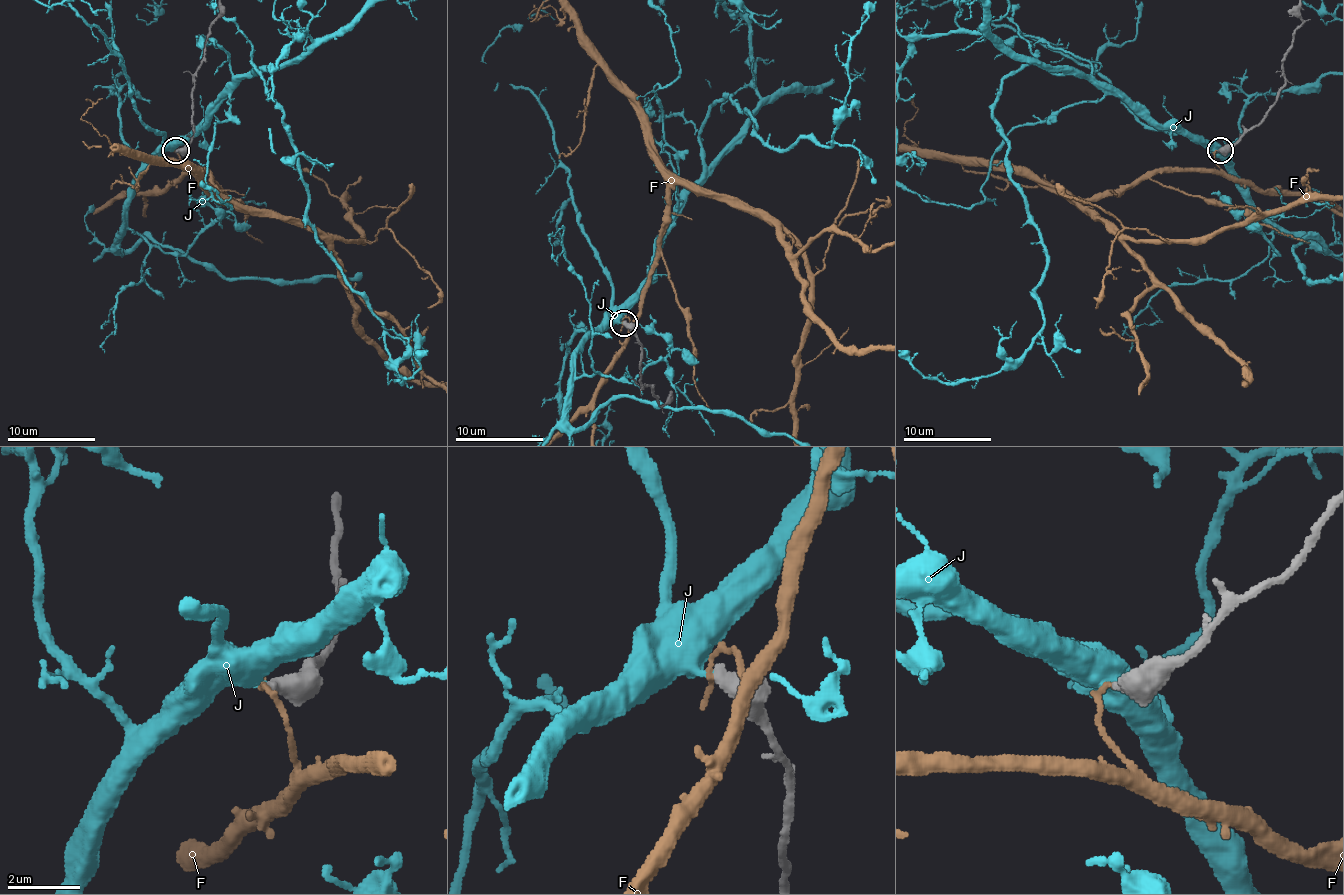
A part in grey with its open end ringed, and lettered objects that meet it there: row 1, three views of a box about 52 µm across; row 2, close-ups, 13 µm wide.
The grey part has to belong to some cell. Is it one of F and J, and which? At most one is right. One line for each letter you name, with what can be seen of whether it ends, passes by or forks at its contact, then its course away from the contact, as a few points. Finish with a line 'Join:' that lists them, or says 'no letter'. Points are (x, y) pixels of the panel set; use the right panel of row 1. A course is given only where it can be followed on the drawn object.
J: it ends
Join: J

